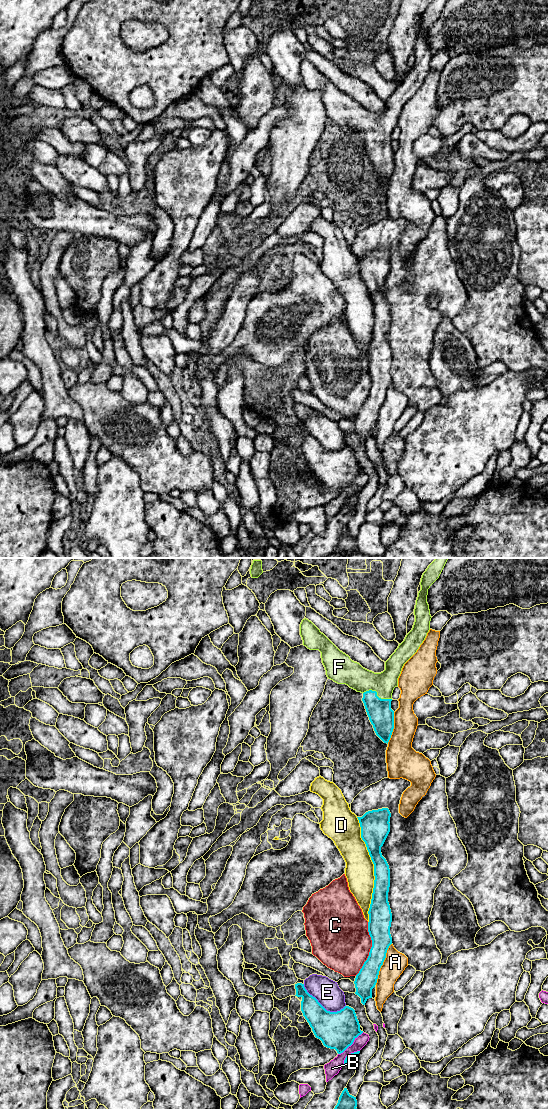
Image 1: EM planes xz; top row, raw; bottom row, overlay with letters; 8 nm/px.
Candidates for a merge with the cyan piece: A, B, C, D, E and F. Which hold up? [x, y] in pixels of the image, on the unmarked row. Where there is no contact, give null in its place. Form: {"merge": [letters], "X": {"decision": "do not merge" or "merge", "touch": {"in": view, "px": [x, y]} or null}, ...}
{"merge": ["F"], "A": {"decision": "do not merge", "touch": {"in": "xz", "px": [382, 404]}}, "B": {"decision": "do not merge", "touch": {"in": "xz", "px": [351, 484]}}, "C": {"decision": "do not merge", "touch": {"in": "xz", "px": [370, 389]}}, "D": {"decision": "do not merge", "touch": {"in": "xz", "px": [374, 310]}}, "E": {"decision": "do not merge", "touch": {"in": "xz", "px": [322, 446]}}, "F": {"decision": "merge", "touch": {"in": "xz", "px": [376, 134]}}}

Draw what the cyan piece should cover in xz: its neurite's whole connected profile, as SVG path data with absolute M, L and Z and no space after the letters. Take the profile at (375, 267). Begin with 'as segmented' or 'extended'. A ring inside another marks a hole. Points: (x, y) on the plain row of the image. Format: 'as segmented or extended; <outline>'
as segmented; M388 248L368 251L362 257L357 257L361 267L361 278L374 304L375 316L368 351L368 372L372 380L372 387L354 421L355 434L361 438L363 445L369 438L372 438L372 429L377 423L380 408L392 384L390 374L392 353L388 342L390 309L381 293L381 287L390 272L390 257L391 253Z

